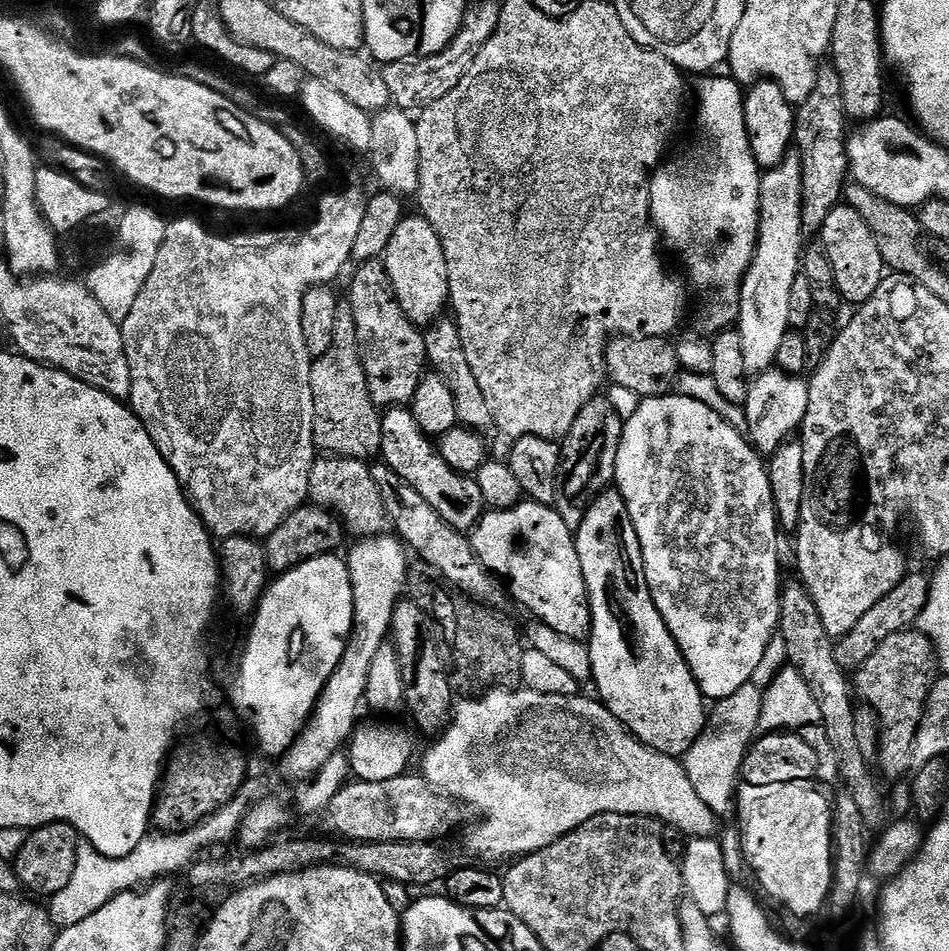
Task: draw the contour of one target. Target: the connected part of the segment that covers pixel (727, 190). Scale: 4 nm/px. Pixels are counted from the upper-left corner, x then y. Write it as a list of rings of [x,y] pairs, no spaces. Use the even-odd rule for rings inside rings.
[[[704,74],[696,84],[696,120],[700,123],[700,141],[689,152],[665,159],[652,174],[648,183],[652,223],[666,245],[667,251],[680,252],[680,260],[692,279],[692,284],[708,292],[696,324],[704,332],[715,334],[731,329],[738,320],[740,282],[748,272],[756,253],[756,239],[760,229],[760,177],[762,170],[756,165],[746,134],[744,92],[731,75]]]

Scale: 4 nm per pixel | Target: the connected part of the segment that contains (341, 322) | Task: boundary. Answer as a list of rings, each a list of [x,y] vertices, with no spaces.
[[[341,302],[338,306],[334,342],[330,350],[312,361],[310,394],[314,394],[314,442],[321,453],[365,462],[380,456],[382,412],[370,398],[352,305],[347,302]]]

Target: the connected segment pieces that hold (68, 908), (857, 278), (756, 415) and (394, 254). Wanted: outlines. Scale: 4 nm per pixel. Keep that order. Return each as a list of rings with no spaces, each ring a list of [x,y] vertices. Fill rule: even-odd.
[[[235,796],[229,804],[222,806],[213,816],[207,816],[201,824],[194,825],[187,832],[145,836],[142,842],[138,842],[136,849],[126,854],[126,858],[106,858],[92,844],[81,843],[70,886],[51,897],[50,915],[53,924],[60,930],[78,926],[82,918],[90,918],[90,914],[102,910],[102,906],[106,906],[106,902],[110,902],[115,896],[147,886],[161,878],[171,877],[171,872],[183,873],[189,866],[197,863],[201,855],[199,852],[203,848],[235,841],[239,837],[244,815],[250,807],[250,800],[247,800],[246,796]]]
[[[841,202],[837,208],[830,210],[830,215],[820,228],[818,240],[823,244],[826,254],[830,254],[830,266],[834,266],[834,282],[841,301],[845,305],[859,306],[874,298],[874,290],[882,286],[886,269],[882,250],[878,250],[878,242],[870,226],[866,226],[862,214],[858,214],[858,210],[851,208],[848,203]]]
[[[776,366],[759,373],[749,383],[748,401],[743,404],[746,422],[749,423],[747,437],[761,457],[770,458],[801,431],[806,410],[810,406],[808,380],[799,375],[784,373]]]
[[[413,214],[402,221],[390,237],[390,246],[386,246],[382,263],[386,274],[390,274],[394,294],[412,324],[427,326],[445,315],[450,304],[446,254],[434,226],[430,226],[428,220]]]

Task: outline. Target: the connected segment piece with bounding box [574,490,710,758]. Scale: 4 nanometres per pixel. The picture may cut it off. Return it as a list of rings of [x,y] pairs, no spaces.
[[[615,490],[601,492],[596,497],[595,502],[584,511],[584,521],[581,522],[579,528],[575,529],[574,535],[578,558],[580,559],[582,574],[584,575],[584,585],[588,587],[588,605],[592,607],[592,630],[590,639],[587,641],[587,646],[590,650],[590,662],[592,663],[592,680],[594,681],[594,685],[596,684],[597,690],[600,691],[598,693],[599,699],[610,710],[610,714],[614,714],[614,718],[618,718],[618,722],[622,722],[625,728],[636,739],[641,740],[647,748],[653,748],[655,752],[661,752],[667,756],[683,757],[705,732],[706,727],[708,727],[710,712],[706,707],[704,696],[700,693],[698,682],[694,682],[694,674],[690,674],[690,666],[684,661],[683,654],[680,653],[680,647],[674,642],[674,638],[670,634],[670,630],[666,626],[662,614],[658,614],[658,610],[654,606],[654,598],[650,594],[648,583],[646,582],[638,534],[634,530],[634,522],[630,522],[630,510],[626,510],[626,502],[622,498],[622,494]]]

